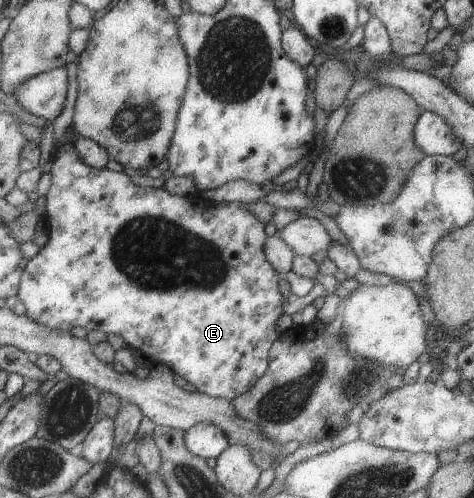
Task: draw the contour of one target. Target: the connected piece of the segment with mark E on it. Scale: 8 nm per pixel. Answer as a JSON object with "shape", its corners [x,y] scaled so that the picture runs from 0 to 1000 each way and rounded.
{"shape":[[[148,253],[124,273],[124,281],[103,313],[99,347],[105,353],[105,376],[97,386],[91,446],[99,456],[97,490],[70,518],[63,518],[44,548],[34,594],[53,616],[51,633],[80,653],[127,665],[148,665],[154,657],[171,657],[184,667],[213,663],[255,675],[264,695],[287,705],[316,731],[348,731],[365,749],[378,751],[392,767],[405,771],[416,785],[449,799],[473,799],[489,805],[498,795],[521,787],[521,781],[546,763],[565,737],[565,703],[584,679],[580,647],[597,629],[593,624],[595,594],[584,576],[591,550],[570,532],[555,506],[555,488],[565,476],[557,452],[515,410],[500,404],[485,408],[445,408],[422,398],[418,390],[401,394],[363,392],[344,378],[293,376],[276,363],[276,355],[259,347],[192,337],[179,329],[156,295],[158,269]]]}

